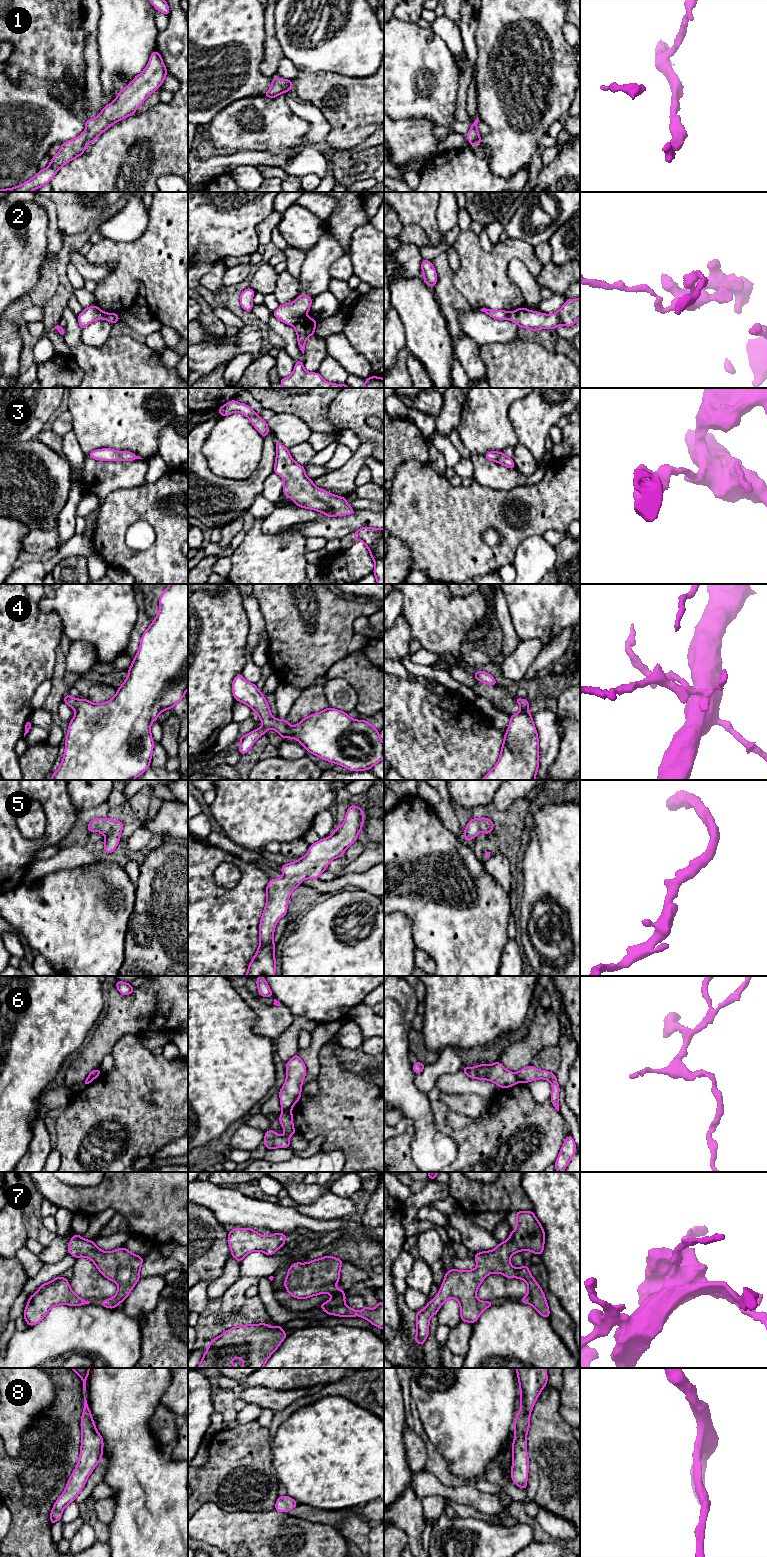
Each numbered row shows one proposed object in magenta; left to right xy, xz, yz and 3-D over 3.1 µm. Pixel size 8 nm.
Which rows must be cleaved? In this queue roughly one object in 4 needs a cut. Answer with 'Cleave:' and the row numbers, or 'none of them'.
Cleave: 2, 6

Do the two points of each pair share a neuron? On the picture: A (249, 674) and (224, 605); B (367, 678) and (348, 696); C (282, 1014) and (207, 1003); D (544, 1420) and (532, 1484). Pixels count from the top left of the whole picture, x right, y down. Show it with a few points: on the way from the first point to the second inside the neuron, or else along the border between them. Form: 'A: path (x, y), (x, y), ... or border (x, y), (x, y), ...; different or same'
A: border (246, 647), (245, 665), (240, 672); different
B: border (333, 679), (343, 679), (355, 691), (355, 709); different
C: border (237, 990), (254, 1014), (255, 1032); different
D: border (529, 1459), (532, 1459), (537, 1464), (538, 1486); different

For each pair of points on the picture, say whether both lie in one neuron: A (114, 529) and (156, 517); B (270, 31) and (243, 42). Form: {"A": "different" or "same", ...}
{"A": "same", "B": "different"}

